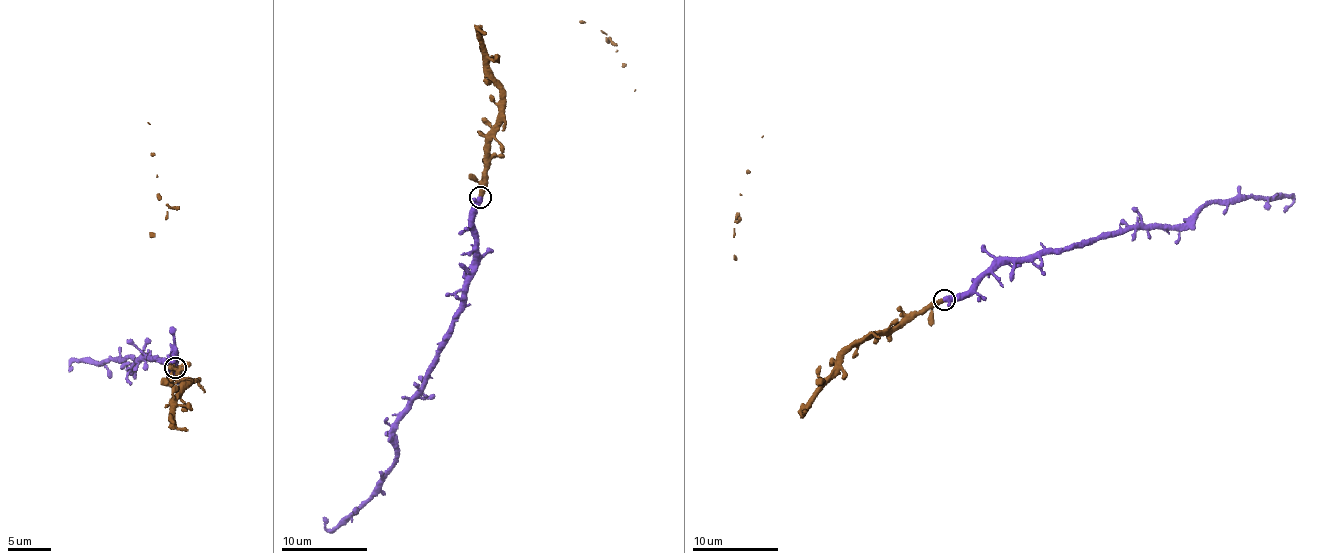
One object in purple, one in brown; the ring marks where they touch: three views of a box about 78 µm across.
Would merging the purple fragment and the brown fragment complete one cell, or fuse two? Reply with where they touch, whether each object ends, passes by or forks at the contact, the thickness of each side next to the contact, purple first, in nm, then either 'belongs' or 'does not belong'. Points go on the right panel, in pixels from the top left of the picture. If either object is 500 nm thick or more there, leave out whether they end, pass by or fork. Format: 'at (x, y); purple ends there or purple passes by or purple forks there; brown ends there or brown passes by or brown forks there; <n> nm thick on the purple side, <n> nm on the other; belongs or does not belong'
at (944, 300); 500 nm thick on the purple side, 360 nm on the other; belongs

